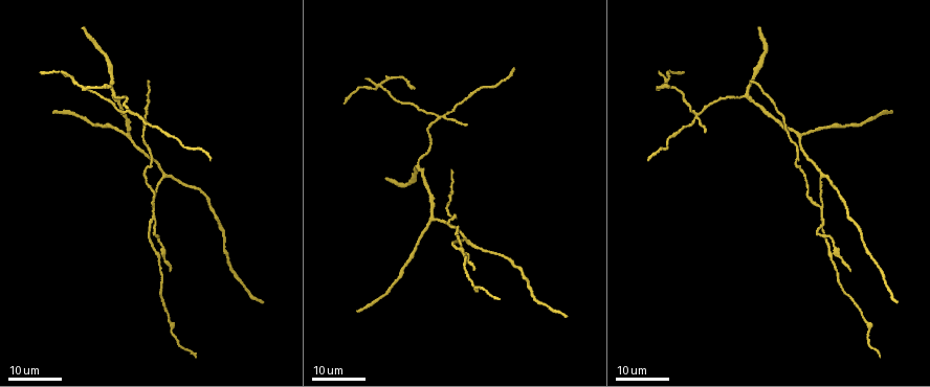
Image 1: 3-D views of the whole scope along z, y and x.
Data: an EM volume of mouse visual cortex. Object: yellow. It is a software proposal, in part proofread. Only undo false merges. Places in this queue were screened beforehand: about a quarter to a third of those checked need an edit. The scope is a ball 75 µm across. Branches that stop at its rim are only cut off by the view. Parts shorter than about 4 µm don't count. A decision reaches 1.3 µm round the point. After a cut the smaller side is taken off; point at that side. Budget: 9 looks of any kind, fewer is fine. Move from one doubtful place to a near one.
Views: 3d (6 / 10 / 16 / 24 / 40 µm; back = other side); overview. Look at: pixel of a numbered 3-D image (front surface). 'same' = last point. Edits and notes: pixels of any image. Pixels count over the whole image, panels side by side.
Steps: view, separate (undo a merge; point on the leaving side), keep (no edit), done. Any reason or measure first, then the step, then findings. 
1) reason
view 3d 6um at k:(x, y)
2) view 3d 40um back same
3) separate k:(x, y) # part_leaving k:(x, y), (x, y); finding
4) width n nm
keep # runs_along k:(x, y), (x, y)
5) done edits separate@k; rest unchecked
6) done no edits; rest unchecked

three arms meet
view 3d 16um at 1:(152, 207)

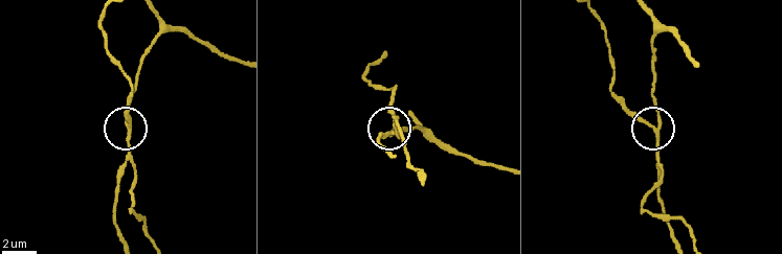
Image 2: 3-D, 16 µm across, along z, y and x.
view 3d 6um at 2:(656, 130)

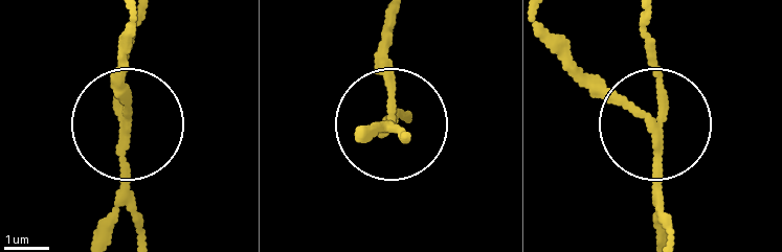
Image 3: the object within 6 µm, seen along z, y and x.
side_arm 33 um; arms 3
separate 3:(138, 221) # two neurons meet here

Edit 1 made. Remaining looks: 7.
a fork
view 3d 16um at 1:(801, 134)

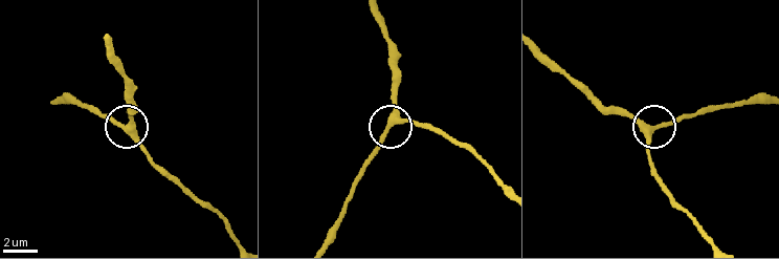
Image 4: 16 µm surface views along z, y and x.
view 3d 6um at 4:(128, 126)

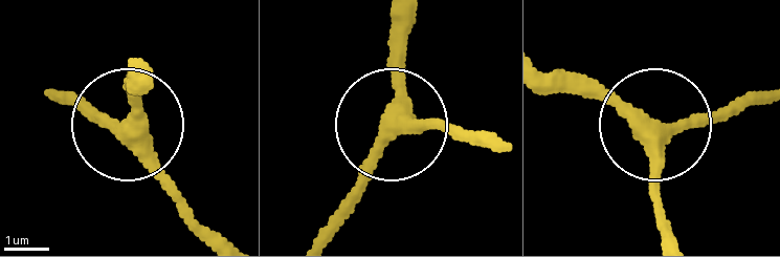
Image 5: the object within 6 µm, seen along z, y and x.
width 350 nm
keep # runs_along 5:(663, 220), (659, 127), (711, 123), (753, 101); continuous, no second neuron

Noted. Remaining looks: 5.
a fork
view 3d 16um at 1:(113, 91)

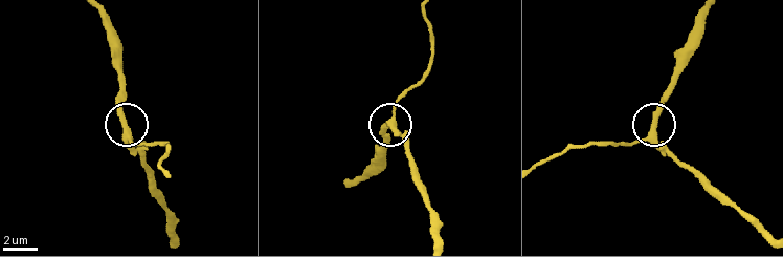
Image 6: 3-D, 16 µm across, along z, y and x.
closer look
view 3d 10um at 6:(125, 132)

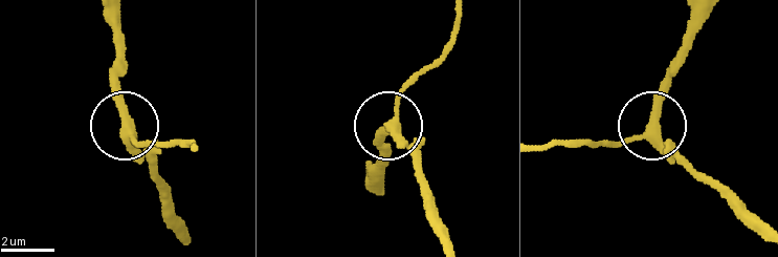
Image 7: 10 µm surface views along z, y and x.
arms 3
keep # runs_along 7:(763, 237), (650, 124), (669, 66); continuous, no second neuron

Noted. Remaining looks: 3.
branch point
view 3d 16um at 1:(133, 112)

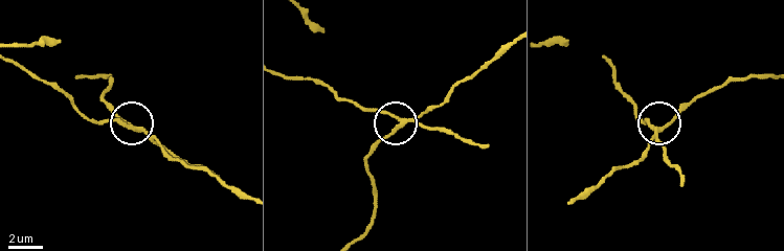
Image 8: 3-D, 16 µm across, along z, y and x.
view 3d 10um at 8:(137, 130)

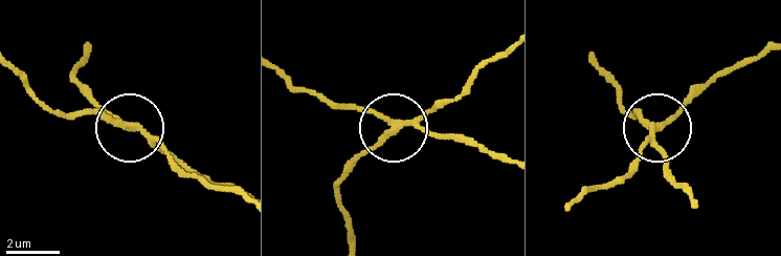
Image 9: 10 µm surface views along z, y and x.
separate 9:(436, 134) # part_leaving 9:(401, 124), (295, 89), (282, 79); two neurons meet here

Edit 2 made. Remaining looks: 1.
done edits separate@3, separate@9; rest unchecked

